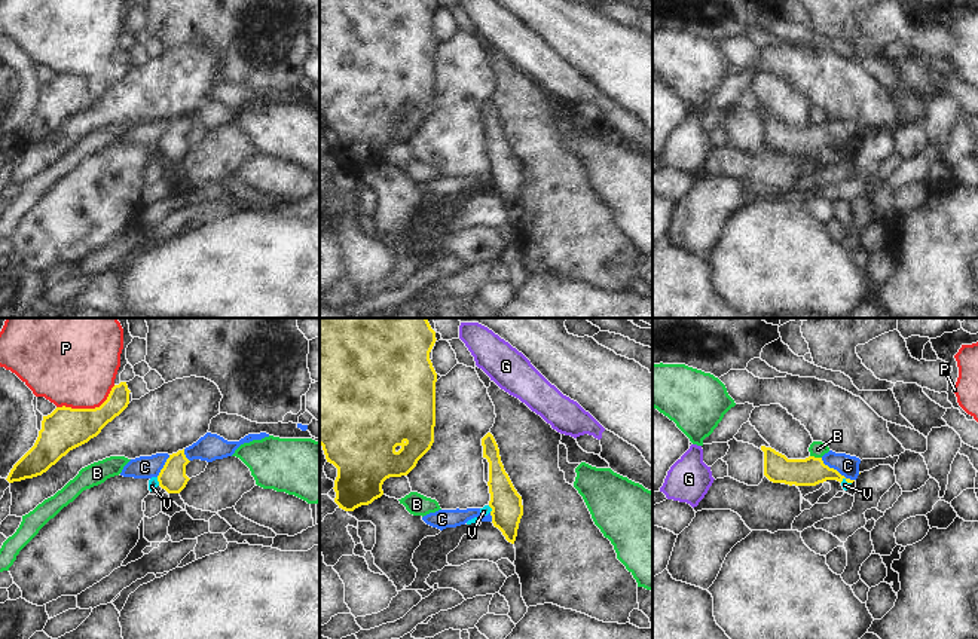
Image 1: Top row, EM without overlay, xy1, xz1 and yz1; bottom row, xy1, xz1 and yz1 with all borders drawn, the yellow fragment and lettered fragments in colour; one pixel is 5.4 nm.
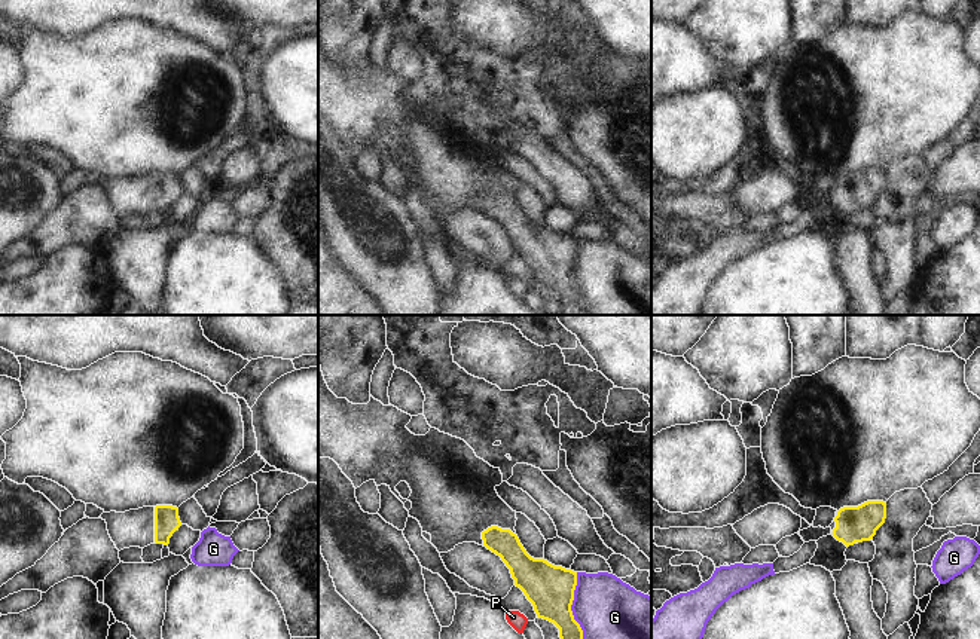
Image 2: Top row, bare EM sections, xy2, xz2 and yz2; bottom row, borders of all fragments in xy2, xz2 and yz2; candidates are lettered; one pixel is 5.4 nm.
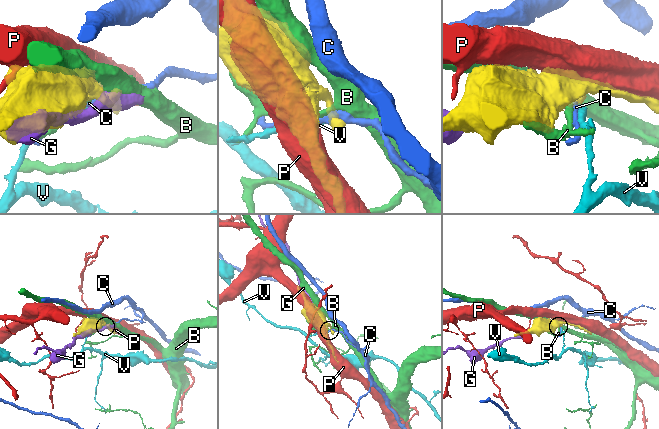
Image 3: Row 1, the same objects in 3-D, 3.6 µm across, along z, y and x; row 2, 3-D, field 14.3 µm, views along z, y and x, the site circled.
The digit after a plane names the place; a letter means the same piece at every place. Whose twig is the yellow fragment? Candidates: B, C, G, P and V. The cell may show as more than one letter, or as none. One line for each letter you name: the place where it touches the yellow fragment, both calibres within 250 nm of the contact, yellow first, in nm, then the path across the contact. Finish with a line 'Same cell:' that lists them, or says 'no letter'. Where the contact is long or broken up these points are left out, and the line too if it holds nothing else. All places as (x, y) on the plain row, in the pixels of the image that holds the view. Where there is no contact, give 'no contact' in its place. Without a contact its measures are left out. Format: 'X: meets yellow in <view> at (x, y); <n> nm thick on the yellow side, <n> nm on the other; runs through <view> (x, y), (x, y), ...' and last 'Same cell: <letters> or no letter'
Same cell: no letter

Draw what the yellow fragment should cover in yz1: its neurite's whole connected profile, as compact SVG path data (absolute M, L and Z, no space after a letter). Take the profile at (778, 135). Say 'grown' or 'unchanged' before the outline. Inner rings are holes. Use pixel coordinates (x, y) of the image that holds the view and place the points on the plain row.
unchanged | M771 114L764 119L764 143L773 150L795 153L816 153L826 147L843 149L846 144L823 131L822 125L788 126Z

